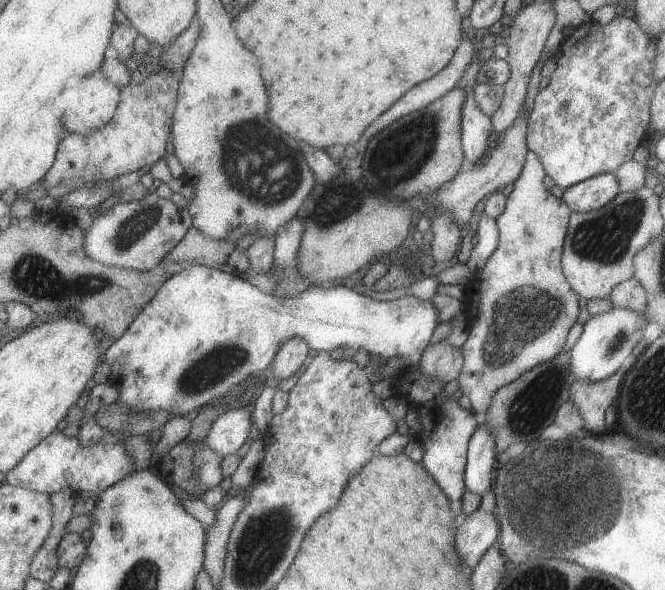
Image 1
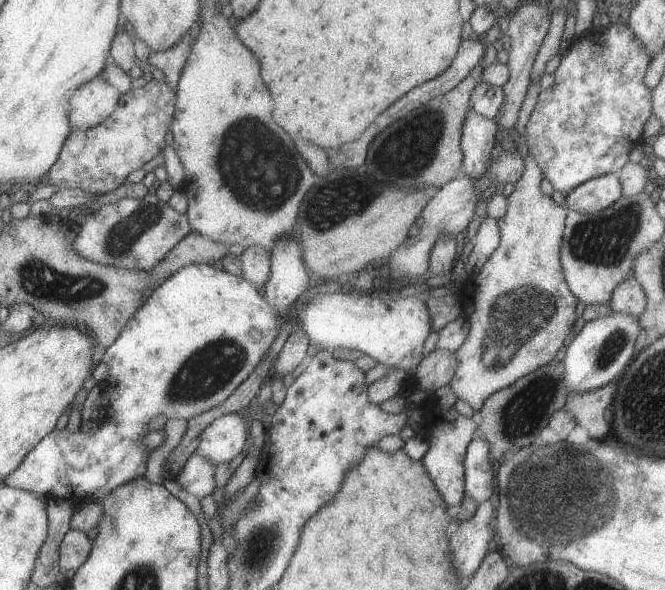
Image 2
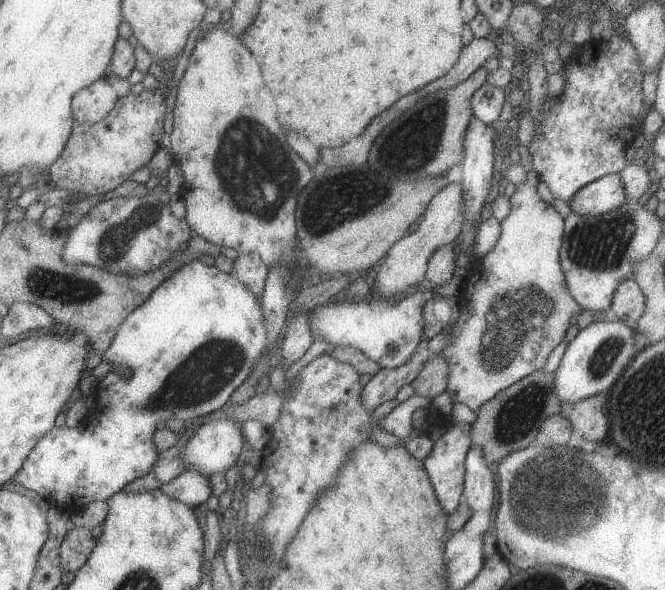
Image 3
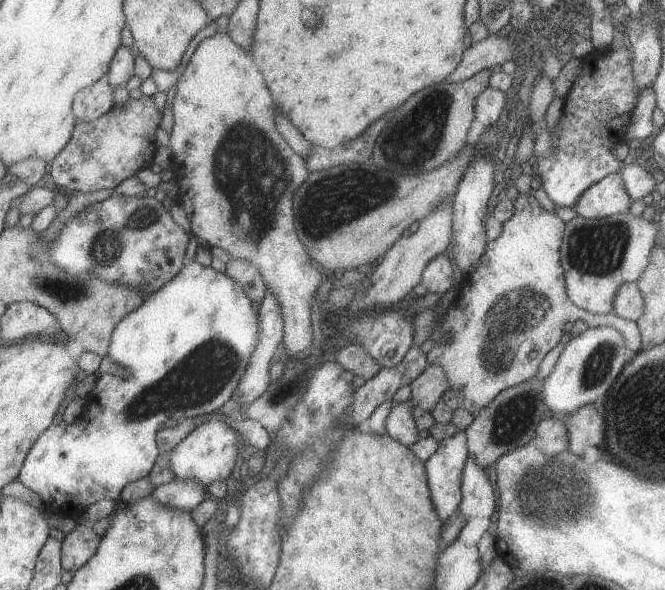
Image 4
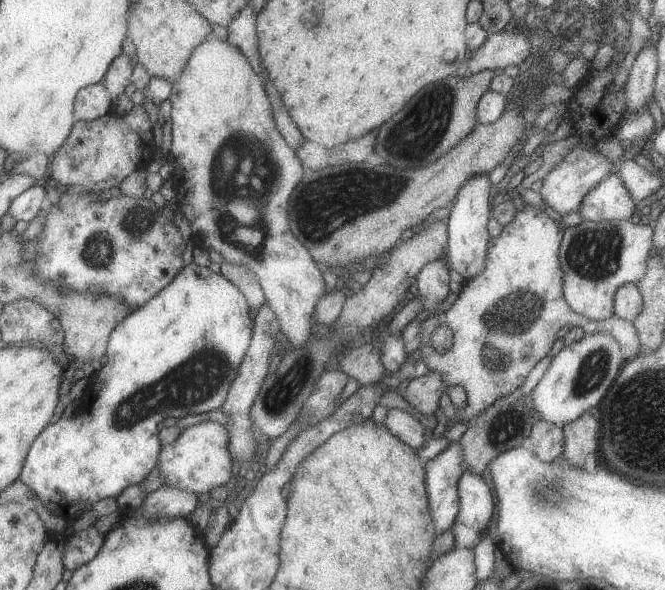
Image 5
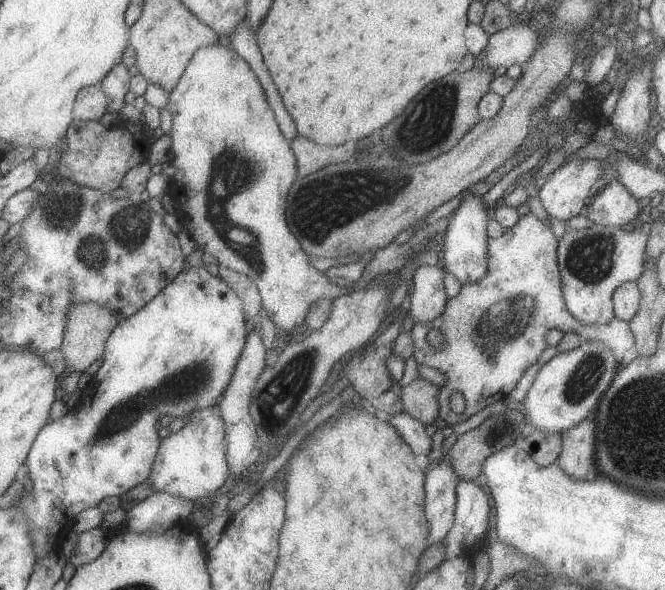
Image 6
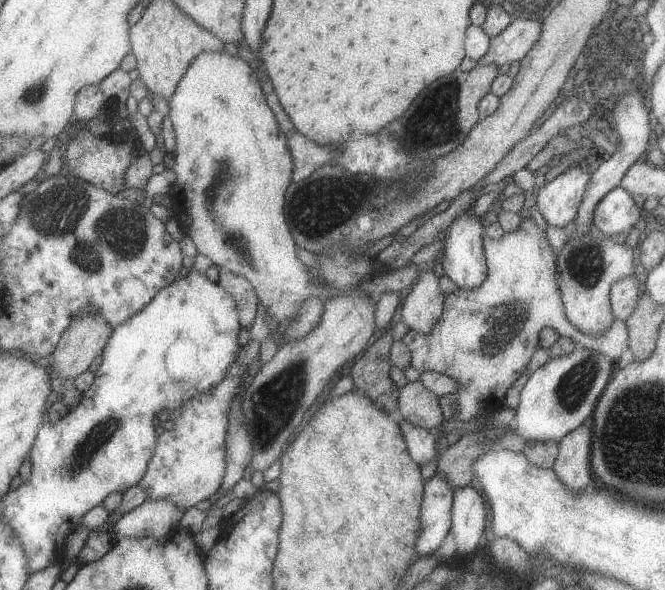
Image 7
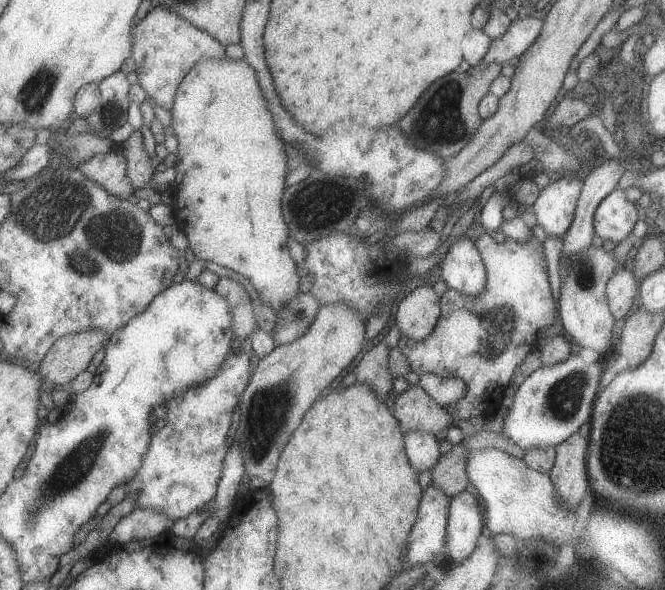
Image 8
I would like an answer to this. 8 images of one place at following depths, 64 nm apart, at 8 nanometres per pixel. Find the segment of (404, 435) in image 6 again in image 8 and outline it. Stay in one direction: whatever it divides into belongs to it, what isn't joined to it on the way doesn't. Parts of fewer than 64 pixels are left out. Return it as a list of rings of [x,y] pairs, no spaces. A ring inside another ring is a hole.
[[[410,430],[405,433],[405,450],[410,466],[418,473],[432,470],[441,456],[436,435],[422,430]]]

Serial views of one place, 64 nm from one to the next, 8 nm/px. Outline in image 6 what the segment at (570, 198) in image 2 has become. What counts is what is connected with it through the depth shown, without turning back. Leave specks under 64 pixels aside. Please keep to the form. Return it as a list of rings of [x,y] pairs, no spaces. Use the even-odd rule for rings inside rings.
[[[616,177],[606,184],[598,194],[590,196],[583,207],[584,215],[600,226],[626,226],[640,214],[638,199]]]

